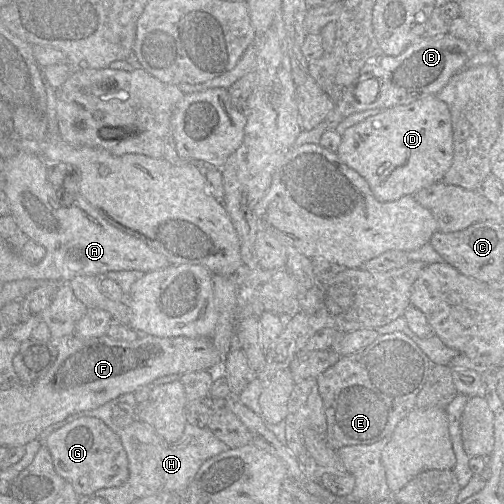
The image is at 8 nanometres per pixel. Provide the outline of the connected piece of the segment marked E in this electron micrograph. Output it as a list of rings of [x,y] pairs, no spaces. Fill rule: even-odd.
[[[400,331],[380,334],[363,350],[342,356],[317,377],[327,420],[326,440],[329,446],[337,451],[347,446],[370,445],[392,435],[398,423],[416,408],[416,397],[433,366],[417,344]]]

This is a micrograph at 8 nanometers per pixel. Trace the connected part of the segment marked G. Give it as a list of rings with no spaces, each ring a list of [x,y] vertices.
[[[79,417],[52,432],[44,445],[48,448],[56,473],[69,482],[79,496],[102,488],[120,487],[129,478],[129,462],[120,437],[95,417]]]

